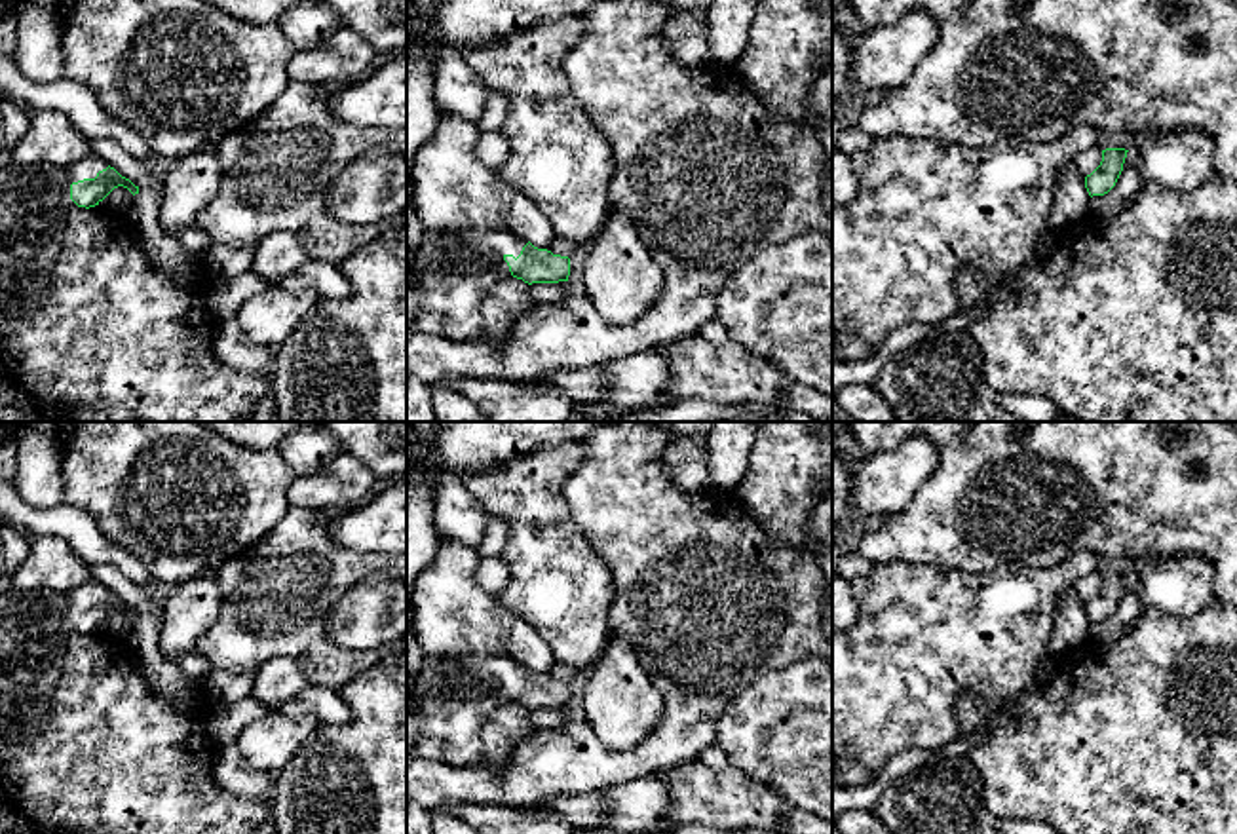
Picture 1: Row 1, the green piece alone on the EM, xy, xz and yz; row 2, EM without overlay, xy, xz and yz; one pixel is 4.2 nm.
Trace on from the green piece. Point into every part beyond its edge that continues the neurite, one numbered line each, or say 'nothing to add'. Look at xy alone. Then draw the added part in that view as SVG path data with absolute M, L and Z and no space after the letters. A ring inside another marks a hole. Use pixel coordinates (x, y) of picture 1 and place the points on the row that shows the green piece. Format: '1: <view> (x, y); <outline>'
1: xy (35, 200); M87 154L72 165L11 161L0 169L0 332L13 321L30 319L49 289L65 222L76 207L70 199L70 184L95 179L106 167L99 156Z

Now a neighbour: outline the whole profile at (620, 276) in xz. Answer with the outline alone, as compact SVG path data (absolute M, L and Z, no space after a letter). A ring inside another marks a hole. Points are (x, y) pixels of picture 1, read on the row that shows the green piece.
M612 209L589 245L580 289L610 325L640 319L663 289L663 272L623 211Z

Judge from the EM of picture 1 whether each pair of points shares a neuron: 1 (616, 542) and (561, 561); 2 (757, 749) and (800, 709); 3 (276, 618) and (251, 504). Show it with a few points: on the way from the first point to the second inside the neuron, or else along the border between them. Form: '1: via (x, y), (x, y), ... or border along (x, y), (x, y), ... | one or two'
1: border along (570, 511), (607, 565), (612, 591) | two
2: via (768, 738), (789, 720) | one
3: border along (289, 506), (270, 530), (223, 565) | two

